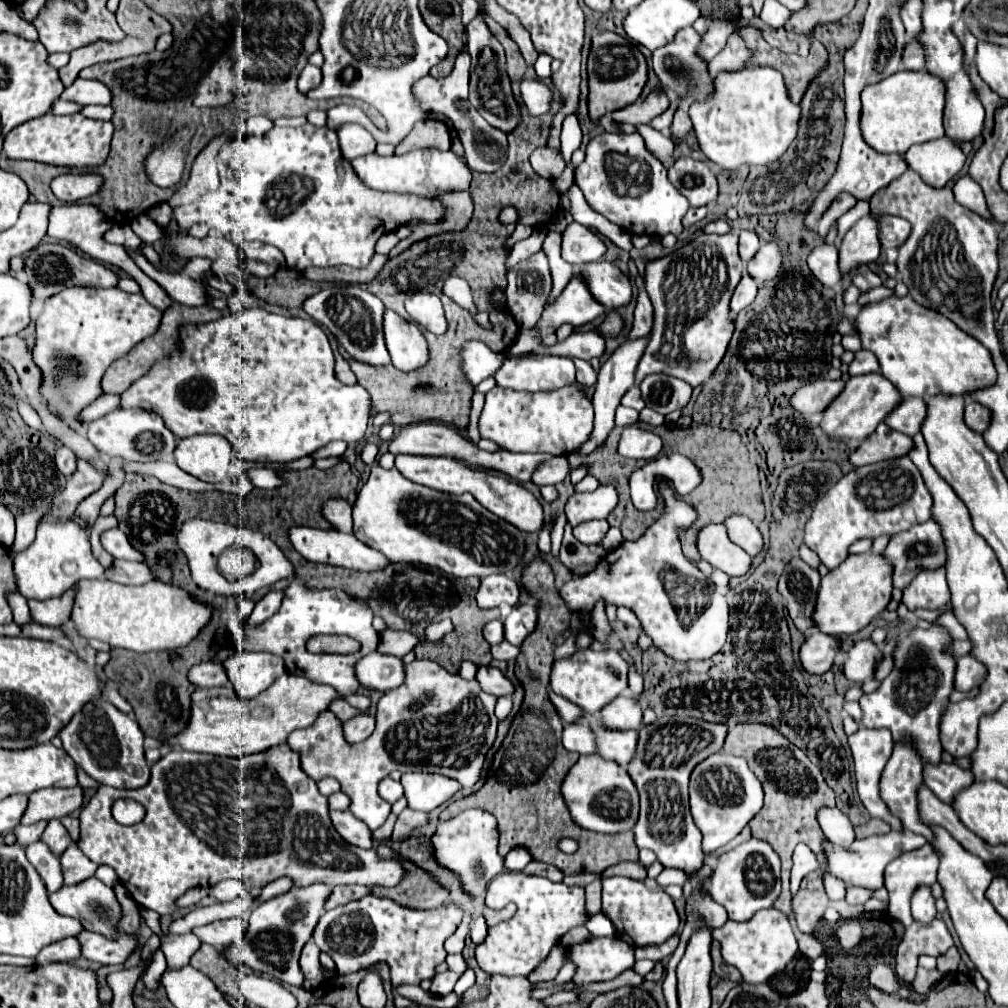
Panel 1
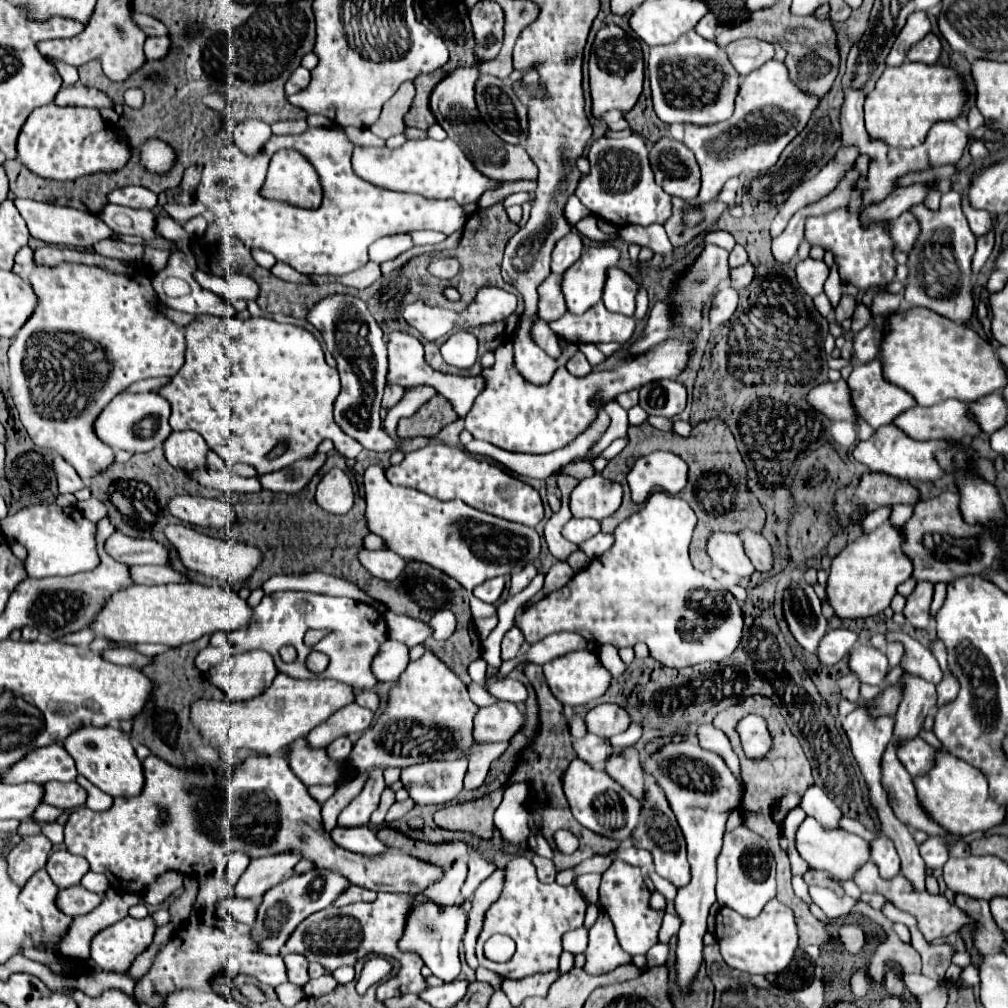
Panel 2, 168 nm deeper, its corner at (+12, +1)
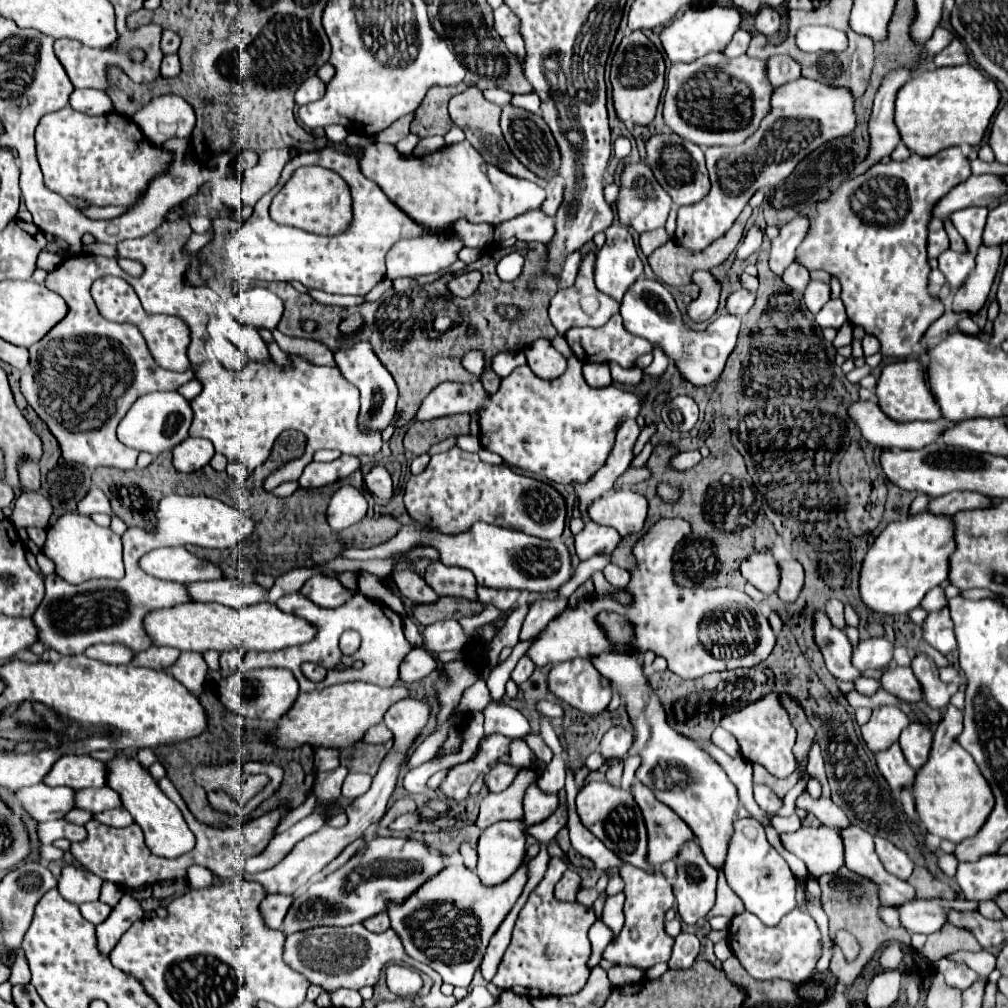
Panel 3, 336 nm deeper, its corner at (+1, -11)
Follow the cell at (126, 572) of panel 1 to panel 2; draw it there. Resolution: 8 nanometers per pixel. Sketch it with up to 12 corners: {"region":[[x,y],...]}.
{"region":[[131,565],[133,583],[161,585],[187,579],[169,565]]}

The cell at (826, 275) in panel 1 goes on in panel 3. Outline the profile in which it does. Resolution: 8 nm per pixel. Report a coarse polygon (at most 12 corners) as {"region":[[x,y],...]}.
{"region":[[810,281],[804,303],[810,313],[818,313],[830,299],[830,287]]}

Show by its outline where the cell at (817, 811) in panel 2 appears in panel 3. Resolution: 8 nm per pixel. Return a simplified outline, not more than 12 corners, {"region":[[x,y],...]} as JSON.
{"region":[[820,743],[808,751],[808,773],[822,781],[822,795],[830,797]]}

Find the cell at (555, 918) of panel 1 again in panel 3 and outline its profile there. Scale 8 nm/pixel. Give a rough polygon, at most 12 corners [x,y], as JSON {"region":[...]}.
{"region":[[552,857],[518,915],[494,985],[578,993],[594,909],[554,897]]}

